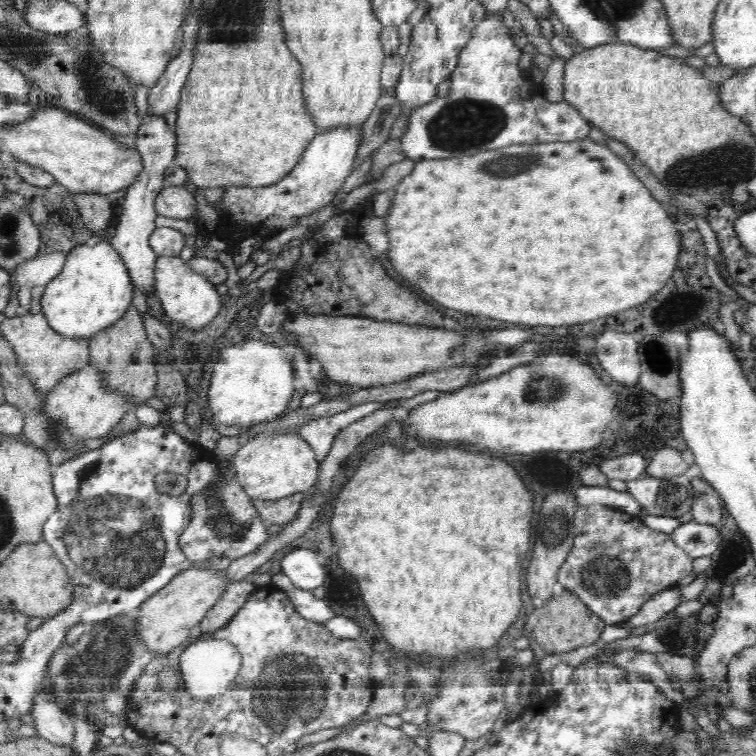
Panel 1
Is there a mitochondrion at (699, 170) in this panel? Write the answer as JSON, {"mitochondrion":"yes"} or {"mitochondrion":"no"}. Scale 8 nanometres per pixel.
{"mitochondrion":"yes"}

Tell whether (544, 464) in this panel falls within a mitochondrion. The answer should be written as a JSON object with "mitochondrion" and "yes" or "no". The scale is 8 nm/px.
{"mitochondrion":"no"}

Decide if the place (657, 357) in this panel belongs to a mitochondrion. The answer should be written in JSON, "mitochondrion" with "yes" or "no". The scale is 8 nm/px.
{"mitochondrion":"yes"}

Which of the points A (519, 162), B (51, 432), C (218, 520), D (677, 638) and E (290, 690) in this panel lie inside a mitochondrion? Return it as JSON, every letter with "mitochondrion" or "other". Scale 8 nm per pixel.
{"A":"mitochondrion","B":"mitochondrion","C":"mitochondrion","D":"mitochondrion","E":"mitochondrion"}

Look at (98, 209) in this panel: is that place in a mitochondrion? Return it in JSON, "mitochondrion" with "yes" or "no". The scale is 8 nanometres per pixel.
{"mitochondrion":"no"}

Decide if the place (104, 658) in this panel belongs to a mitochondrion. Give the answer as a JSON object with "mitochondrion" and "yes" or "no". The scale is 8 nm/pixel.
{"mitochondrion":"yes"}

